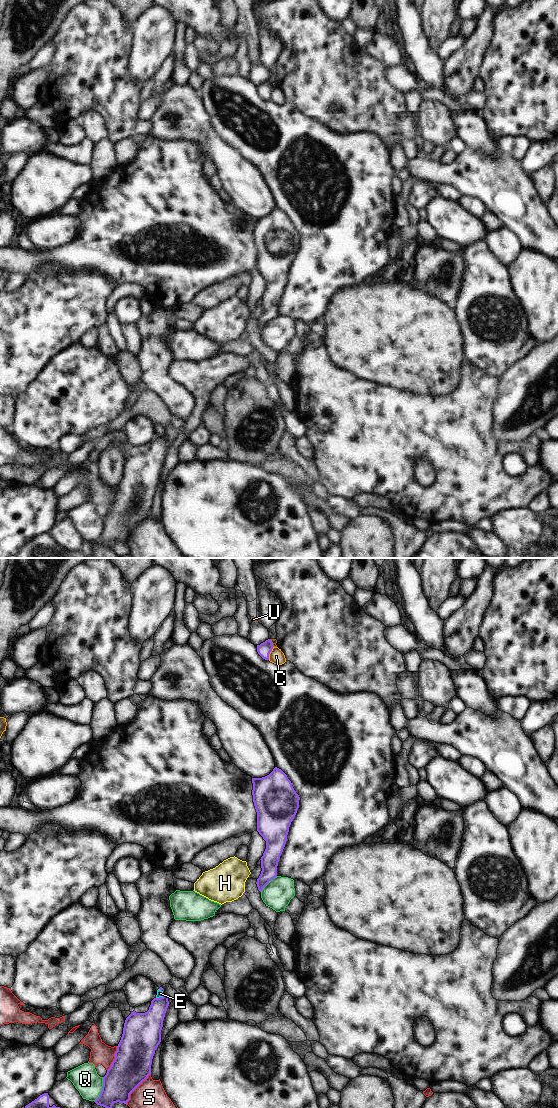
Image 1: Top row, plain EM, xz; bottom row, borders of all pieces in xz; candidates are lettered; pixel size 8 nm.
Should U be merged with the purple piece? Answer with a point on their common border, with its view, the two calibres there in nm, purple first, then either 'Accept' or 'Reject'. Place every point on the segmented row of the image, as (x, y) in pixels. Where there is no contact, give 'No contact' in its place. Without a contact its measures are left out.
Touches purple at xz (271, 643). Thickness 110 nm (purple) against 50 nm. Reject

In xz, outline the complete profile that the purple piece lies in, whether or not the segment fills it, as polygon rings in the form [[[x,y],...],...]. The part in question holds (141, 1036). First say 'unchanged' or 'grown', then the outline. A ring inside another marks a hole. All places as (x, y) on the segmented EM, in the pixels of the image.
grown | [[[163,988],[157,990],[145,1013],[135,1011],[126,1018],[121,1040],[110,1068],[103,1077],[102,1091],[94,1101],[112,1108],[114,1103],[130,1100],[130,1094],[151,1074],[152,1059],[161,1042],[161,1030],[169,1006]]]

